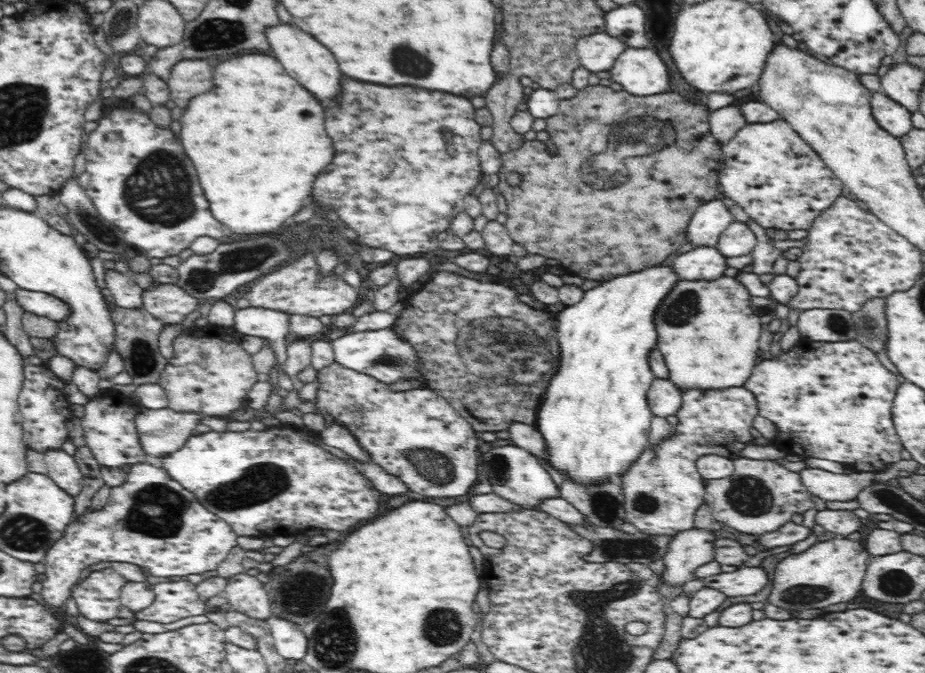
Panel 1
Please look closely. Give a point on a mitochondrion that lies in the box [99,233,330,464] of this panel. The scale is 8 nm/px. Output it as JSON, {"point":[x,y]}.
{"point":[245,258]}

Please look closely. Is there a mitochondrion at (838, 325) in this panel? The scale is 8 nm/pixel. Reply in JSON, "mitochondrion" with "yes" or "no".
{"mitochondrion":"yes"}

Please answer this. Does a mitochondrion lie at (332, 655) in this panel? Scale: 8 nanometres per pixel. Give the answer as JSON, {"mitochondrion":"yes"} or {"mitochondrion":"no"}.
{"mitochondrion":"yes"}

